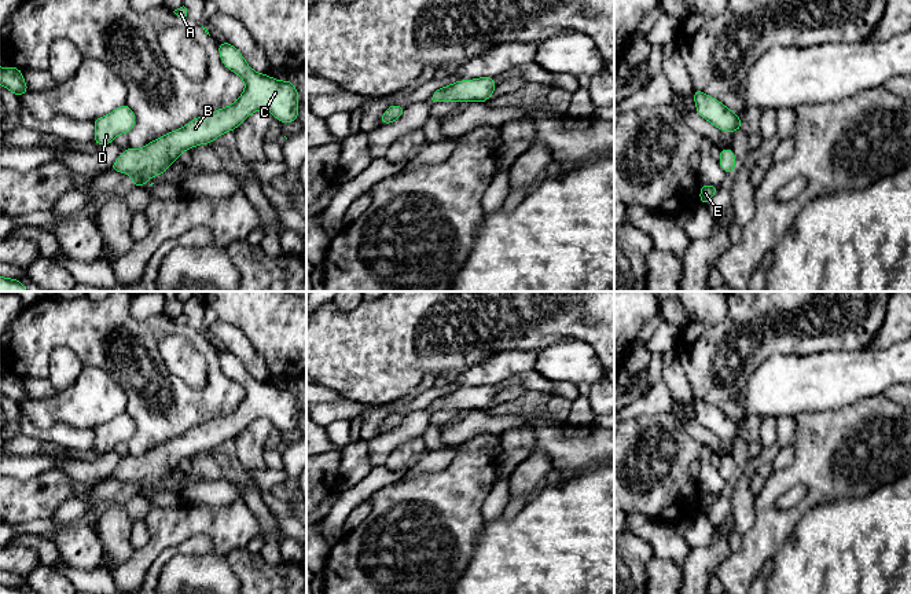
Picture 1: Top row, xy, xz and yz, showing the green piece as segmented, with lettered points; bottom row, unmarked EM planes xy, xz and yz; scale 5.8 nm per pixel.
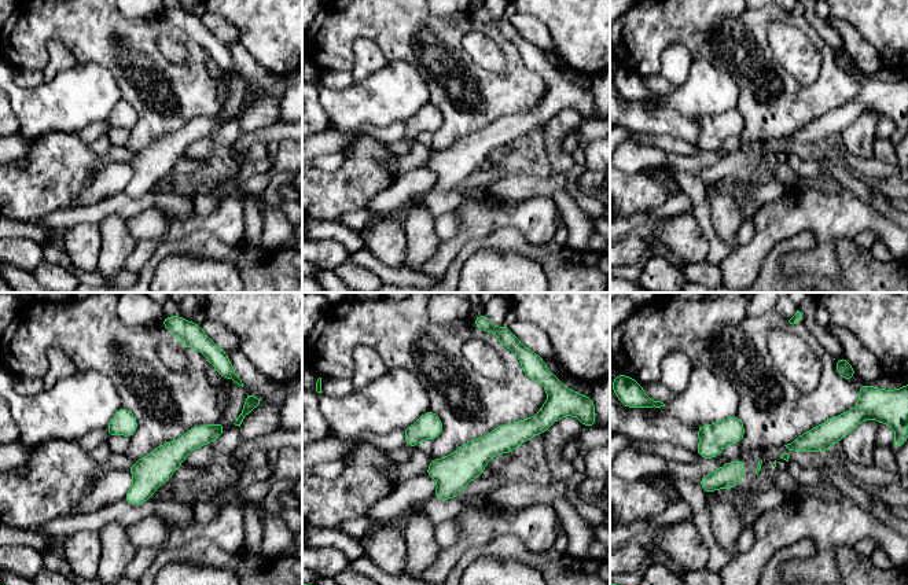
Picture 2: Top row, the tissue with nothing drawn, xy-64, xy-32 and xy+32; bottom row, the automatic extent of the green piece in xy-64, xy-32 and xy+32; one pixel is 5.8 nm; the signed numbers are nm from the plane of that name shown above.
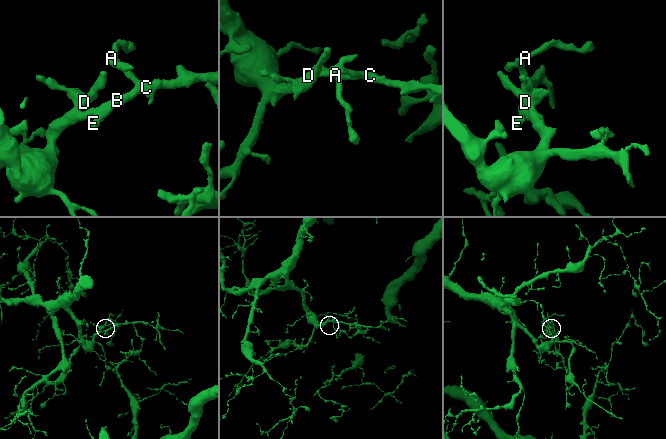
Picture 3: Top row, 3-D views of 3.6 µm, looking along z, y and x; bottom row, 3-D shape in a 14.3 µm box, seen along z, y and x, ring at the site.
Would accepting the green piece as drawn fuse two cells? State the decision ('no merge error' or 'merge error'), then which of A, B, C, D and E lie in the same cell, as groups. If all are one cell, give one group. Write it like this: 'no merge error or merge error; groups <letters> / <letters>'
no merge error; groups A B C D E

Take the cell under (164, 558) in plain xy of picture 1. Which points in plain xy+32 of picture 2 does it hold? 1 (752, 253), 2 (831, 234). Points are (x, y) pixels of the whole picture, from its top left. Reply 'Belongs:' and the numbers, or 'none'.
Belongs: none

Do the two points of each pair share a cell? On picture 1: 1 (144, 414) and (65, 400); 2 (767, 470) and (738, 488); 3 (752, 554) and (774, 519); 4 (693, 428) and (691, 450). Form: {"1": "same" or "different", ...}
{"1": "different", "2": "different", "3": "same", "4": "different"}

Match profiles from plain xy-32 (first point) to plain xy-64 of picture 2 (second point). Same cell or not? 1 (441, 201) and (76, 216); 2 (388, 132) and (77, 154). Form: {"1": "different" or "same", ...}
{"1": "same", "2": "different"}

